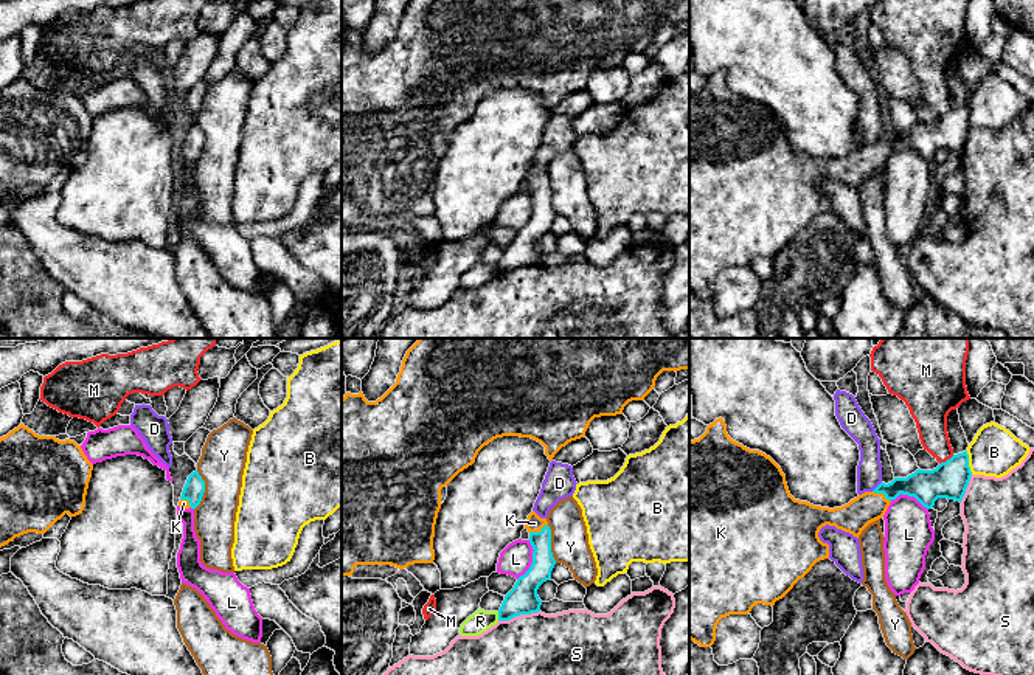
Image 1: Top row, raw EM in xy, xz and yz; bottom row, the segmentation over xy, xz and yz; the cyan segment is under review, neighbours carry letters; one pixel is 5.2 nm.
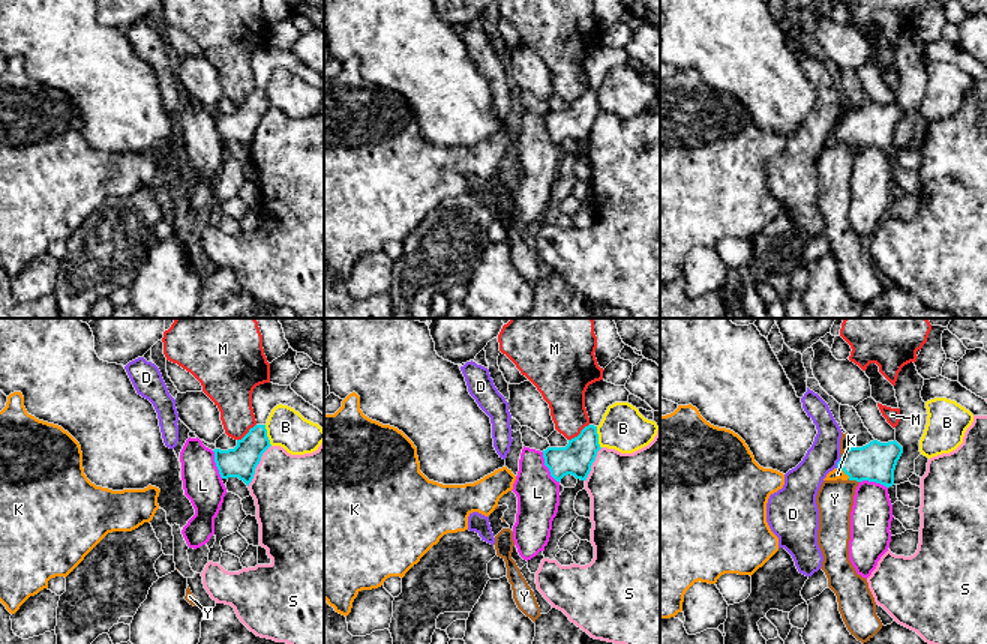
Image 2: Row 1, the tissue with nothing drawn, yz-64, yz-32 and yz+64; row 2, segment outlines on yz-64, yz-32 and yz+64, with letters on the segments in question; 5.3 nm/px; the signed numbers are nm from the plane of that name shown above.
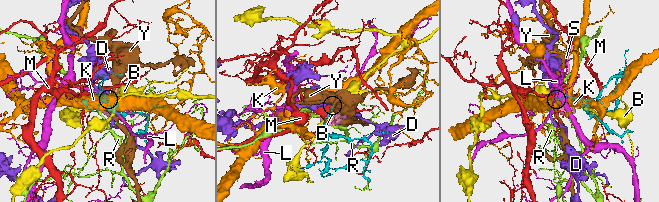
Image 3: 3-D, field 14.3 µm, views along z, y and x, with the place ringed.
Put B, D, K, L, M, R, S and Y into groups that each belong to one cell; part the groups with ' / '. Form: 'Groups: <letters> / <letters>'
Groups: B / D / K / L / M / R / S / Y

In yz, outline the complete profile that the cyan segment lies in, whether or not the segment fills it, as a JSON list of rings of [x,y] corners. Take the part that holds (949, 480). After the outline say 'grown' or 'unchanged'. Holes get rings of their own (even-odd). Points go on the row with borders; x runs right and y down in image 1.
[[[716,419],[699,439],[689,441],[689,639],[700,647],[711,647],[722,618],[748,614],[758,604],[773,607],[782,599],[817,562],[829,559],[829,545],[818,537],[823,526],[835,526],[859,538],[869,523],[885,515],[890,503],[900,493],[914,497],[927,509],[932,509],[938,498],[961,503],[970,476],[969,455],[963,452],[933,470],[919,469],[907,478],[880,483],[873,492],[865,492],[841,507],[814,506],[790,495],[786,475],[770,456],[733,441],[725,421]]]; grown

